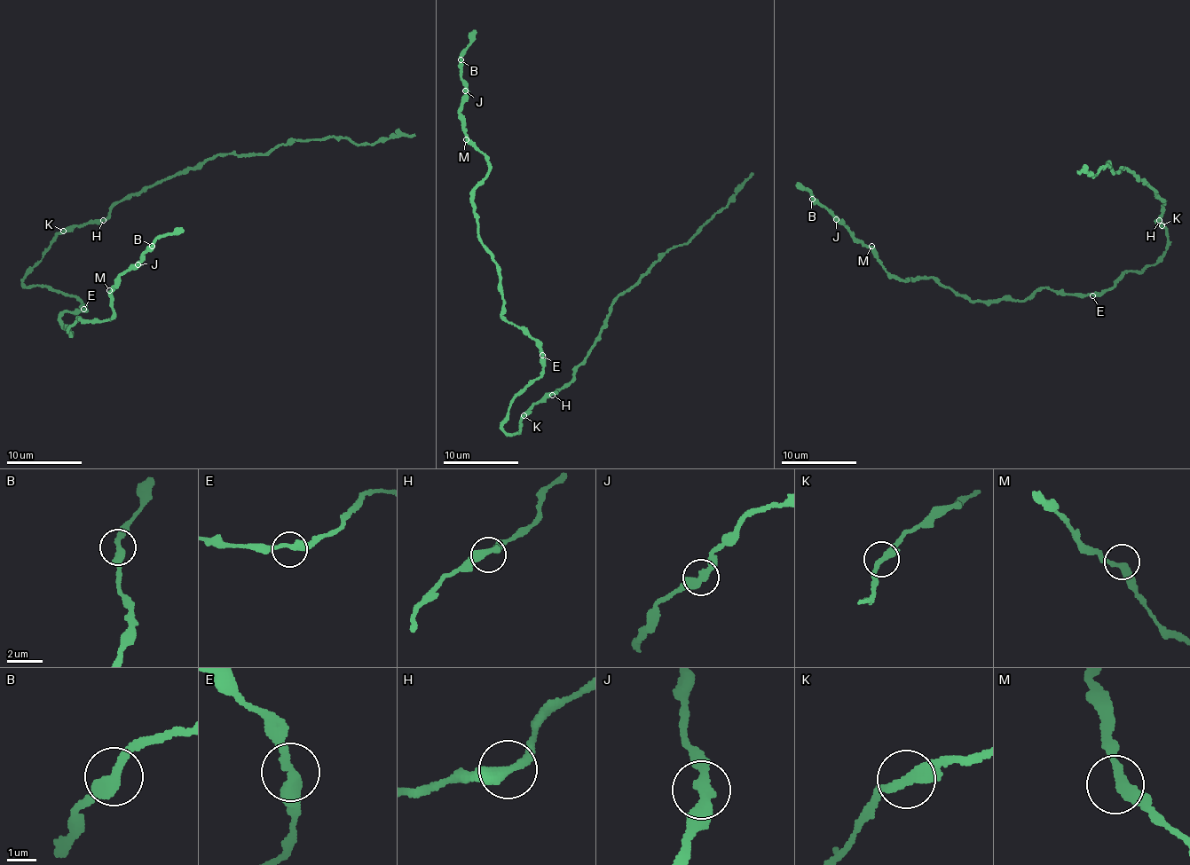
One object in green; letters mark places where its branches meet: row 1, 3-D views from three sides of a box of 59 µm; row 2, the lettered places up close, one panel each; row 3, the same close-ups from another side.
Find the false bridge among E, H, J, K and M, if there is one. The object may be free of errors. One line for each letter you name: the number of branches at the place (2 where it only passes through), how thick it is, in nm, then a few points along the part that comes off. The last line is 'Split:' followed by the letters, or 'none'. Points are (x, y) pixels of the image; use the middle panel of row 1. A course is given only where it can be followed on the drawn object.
Split: none

